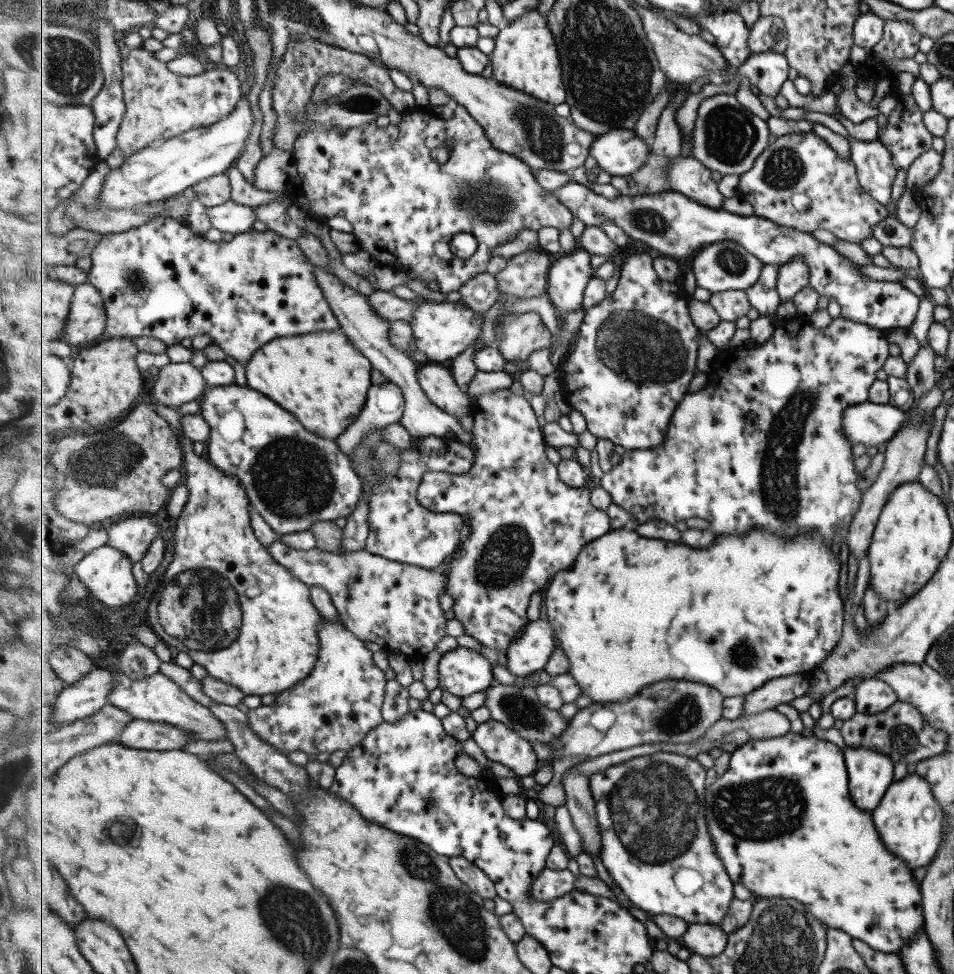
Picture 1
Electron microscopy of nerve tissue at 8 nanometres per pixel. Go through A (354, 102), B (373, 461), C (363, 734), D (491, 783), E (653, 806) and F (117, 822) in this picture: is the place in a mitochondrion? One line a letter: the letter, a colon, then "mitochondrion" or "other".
A: mitochondrion
B: mitochondrion
C: other
D: other
E: mitochondrion
F: mitochondrion

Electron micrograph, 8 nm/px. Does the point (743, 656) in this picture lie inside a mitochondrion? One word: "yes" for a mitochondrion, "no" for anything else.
yes

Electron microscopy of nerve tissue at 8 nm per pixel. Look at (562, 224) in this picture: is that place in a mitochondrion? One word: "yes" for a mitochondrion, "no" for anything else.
no

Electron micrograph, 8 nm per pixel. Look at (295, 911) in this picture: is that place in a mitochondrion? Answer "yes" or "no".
yes

